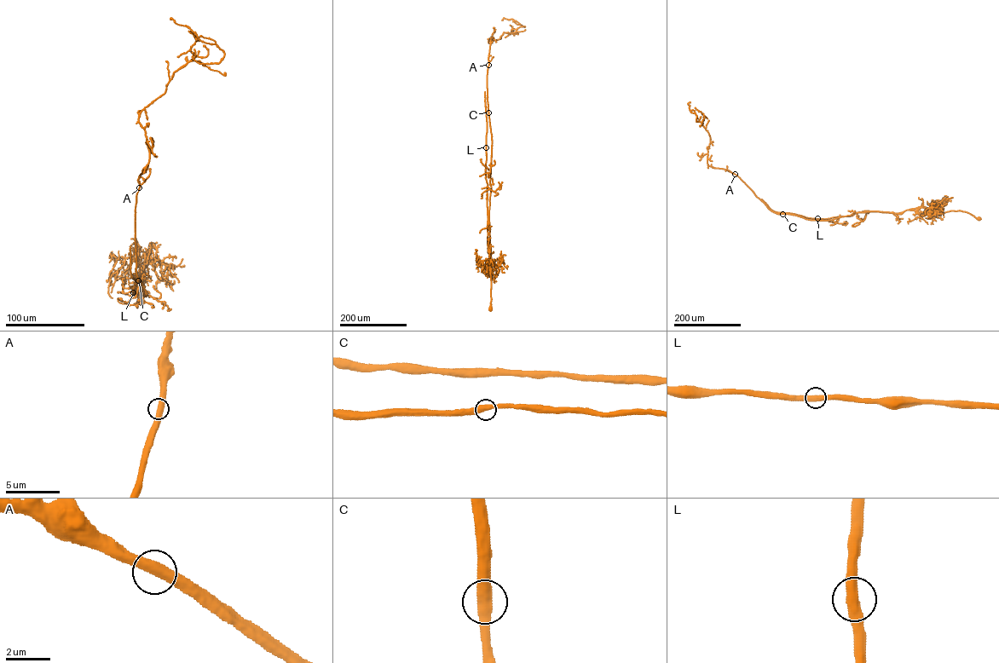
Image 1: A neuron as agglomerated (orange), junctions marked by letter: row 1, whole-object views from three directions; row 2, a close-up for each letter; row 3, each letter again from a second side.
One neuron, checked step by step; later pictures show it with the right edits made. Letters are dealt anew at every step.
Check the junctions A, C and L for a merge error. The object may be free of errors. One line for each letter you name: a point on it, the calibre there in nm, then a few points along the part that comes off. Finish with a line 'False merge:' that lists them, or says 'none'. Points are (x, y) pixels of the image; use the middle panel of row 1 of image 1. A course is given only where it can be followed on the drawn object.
False merge: none

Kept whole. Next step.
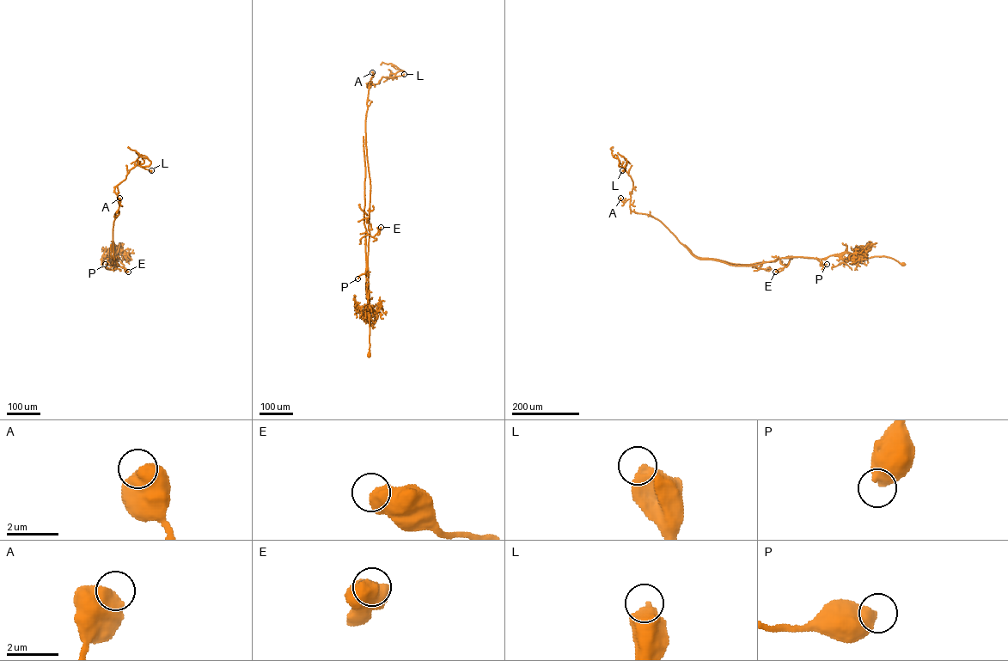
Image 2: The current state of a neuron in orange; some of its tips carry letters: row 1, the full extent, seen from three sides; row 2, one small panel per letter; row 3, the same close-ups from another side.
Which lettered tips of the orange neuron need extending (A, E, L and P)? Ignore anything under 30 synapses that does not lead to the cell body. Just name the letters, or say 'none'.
none

